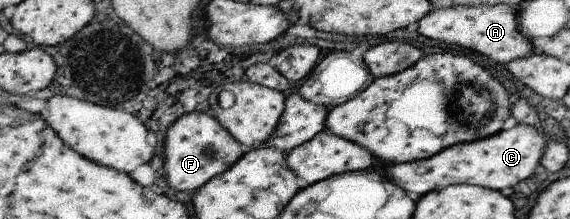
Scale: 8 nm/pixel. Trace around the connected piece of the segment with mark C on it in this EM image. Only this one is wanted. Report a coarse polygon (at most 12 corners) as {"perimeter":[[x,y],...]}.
{"perimeter":[[519,124],[387,175],[417,195],[457,183],[500,192],[533,175],[547,143]]}

